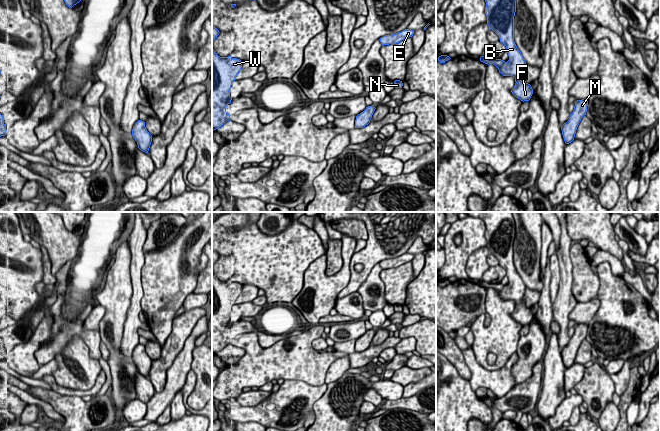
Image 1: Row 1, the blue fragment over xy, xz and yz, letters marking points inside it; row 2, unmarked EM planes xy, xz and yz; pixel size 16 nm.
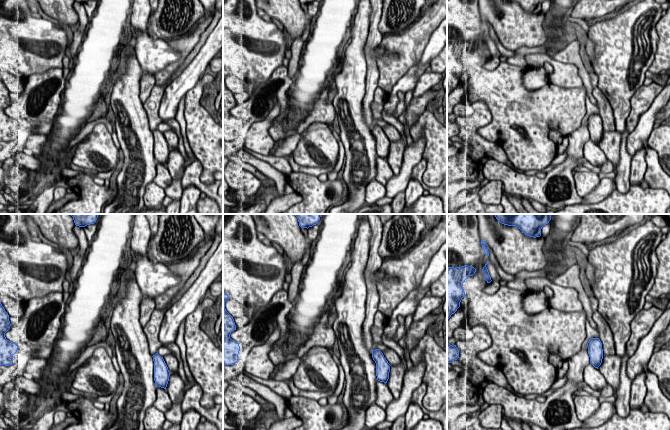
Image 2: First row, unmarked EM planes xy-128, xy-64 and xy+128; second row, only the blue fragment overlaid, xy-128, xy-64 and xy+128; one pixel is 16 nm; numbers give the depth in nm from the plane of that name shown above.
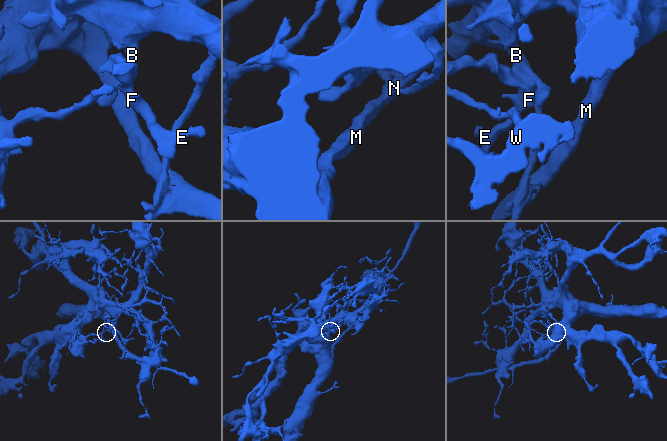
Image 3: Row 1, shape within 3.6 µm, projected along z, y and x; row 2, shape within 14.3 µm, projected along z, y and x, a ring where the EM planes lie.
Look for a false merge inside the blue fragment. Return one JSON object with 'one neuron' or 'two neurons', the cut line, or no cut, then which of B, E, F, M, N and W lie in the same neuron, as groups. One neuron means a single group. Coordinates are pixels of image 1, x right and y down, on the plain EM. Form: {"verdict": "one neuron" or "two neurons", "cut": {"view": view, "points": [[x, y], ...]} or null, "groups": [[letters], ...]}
{"verdict": "one neuron", "cut": null, "groups": [["B", "E", "F", "M", "N", "W"]]}

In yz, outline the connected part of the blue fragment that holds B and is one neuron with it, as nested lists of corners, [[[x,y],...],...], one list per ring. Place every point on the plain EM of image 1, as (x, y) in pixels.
[[[466,212],[472,218],[480,218],[486,226],[485,238],[487,248],[500,262],[500,266],[506,270],[509,284],[488,283],[480,281],[485,288],[495,289],[503,300],[513,300],[515,310],[512,318],[521,325],[529,325],[533,313],[525,305],[523,297],[526,285],[517,272],[514,265],[514,240],[516,236],[516,224],[512,212]]]

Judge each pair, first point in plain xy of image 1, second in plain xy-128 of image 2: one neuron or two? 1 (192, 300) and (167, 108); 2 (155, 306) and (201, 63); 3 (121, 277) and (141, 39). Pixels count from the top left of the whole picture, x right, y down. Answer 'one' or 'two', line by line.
1: two
2: two
3: two

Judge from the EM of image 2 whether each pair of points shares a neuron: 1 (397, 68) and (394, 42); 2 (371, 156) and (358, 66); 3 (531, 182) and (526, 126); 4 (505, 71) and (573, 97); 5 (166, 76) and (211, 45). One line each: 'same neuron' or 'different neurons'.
1: same neuron
2: same neuron
3: different neurons
4: same neuron
5: different neurons

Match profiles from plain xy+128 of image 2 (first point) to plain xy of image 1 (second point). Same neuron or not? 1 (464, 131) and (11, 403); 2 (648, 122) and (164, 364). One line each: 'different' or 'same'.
1: same
2: different

